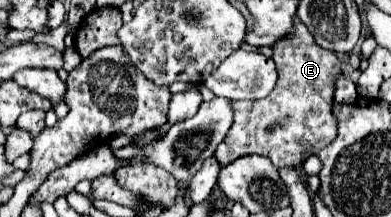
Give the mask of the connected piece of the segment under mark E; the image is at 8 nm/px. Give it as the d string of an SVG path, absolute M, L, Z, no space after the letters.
M295 19L295 31L291 35L287 35L287 39L281 39L279 43L273 45L273 61L277 65L277 73L279 73L279 81L273 89L273 93L269 93L265 99L259 101L235 101L233 103L233 111L235 111L235 121L225 137L225 141L217 147L215 157L219 159L221 167L231 163L237 157L249 155L249 153L259 153L269 157L275 167L283 169L283 167L295 167L301 169L303 165L303 153L313 149L319 151L323 147L327 147L337 131L335 131L335 115L331 111L333 107L333 89L335 89L335 81L341 73L341 61L337 59L337 55L333 51L323 51L313 35L307 31L307 27Z

